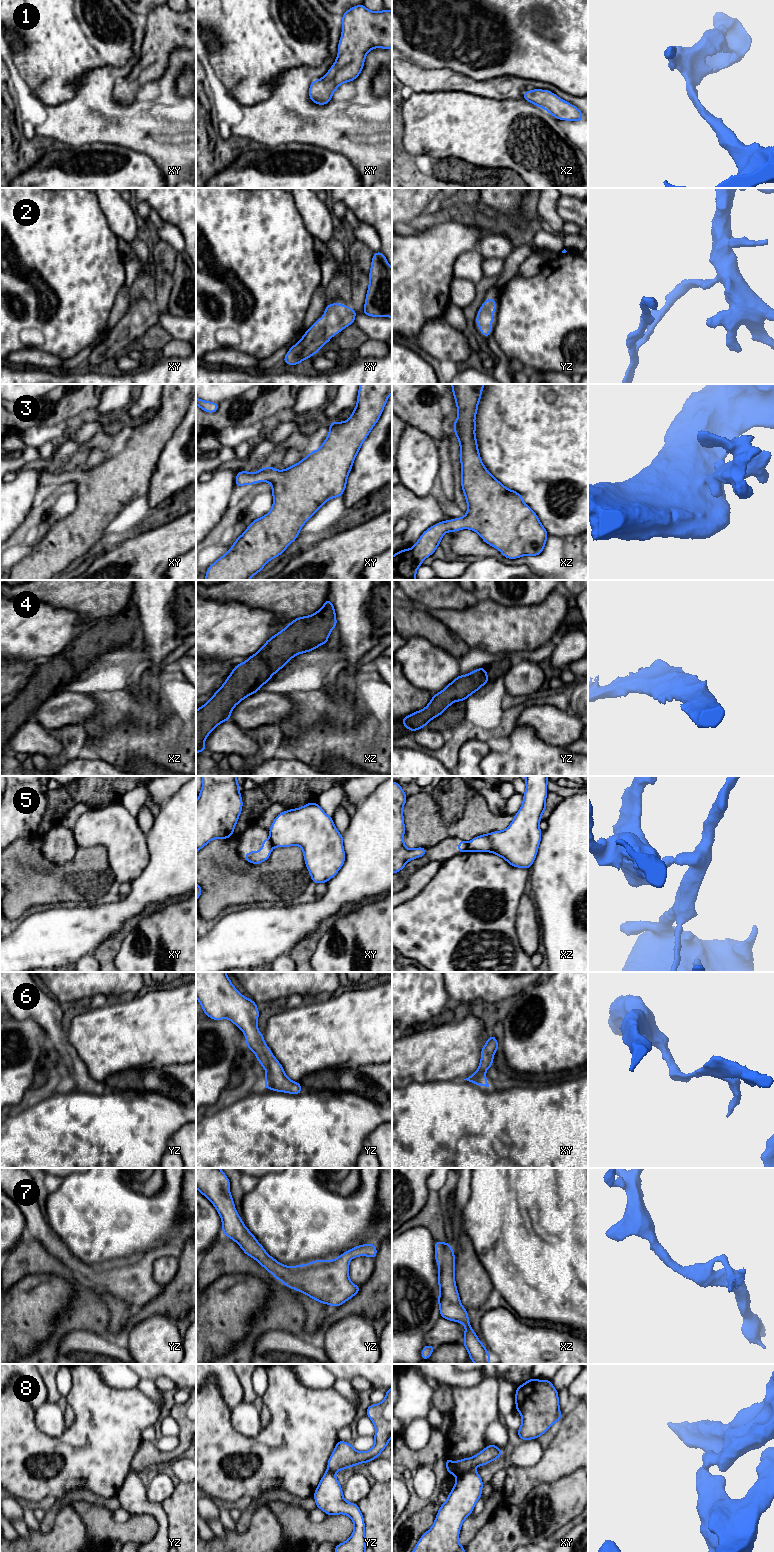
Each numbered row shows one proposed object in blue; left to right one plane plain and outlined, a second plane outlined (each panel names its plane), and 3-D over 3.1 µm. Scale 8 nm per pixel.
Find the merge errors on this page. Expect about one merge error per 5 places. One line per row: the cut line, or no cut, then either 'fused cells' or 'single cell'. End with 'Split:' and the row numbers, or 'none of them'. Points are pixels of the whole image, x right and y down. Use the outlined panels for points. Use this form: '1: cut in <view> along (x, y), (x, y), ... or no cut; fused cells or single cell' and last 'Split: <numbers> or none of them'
1: no cut; single cell
2: no cut; single cell
3: no cut; single cell
4: no cut; single cell
5: cut in xy along (269, 839), (274, 846); fused cells
6: no cut; single cell
7: no cut; single cell
8: cut in xy along (473, 1469), (458, 1476); fused cells
Split: 5, 8

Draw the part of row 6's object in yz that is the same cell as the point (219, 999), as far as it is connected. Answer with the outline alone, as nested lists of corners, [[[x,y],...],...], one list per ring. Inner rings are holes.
[[[196,972],[196,998],[204,1015],[215,1021],[227,1018],[242,1030],[247,1048],[254,1052],[266,1071],[265,1088],[293,1095],[303,1092],[300,1082],[286,1076],[283,1066],[272,1055],[259,1032],[257,1004],[233,986],[226,972]]]

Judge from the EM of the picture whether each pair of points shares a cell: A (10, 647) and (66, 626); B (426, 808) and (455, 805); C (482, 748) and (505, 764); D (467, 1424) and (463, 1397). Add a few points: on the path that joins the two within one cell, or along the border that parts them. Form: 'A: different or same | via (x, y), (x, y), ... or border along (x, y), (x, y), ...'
A: same | via (24, 633), (27, 630), (52, 629)
B: different | border along (431, 793), (447, 823), (462, 817)
C: different | border along (490, 751), (482, 758), (479, 765)
D: same | via (467, 1417), (467, 1404)

